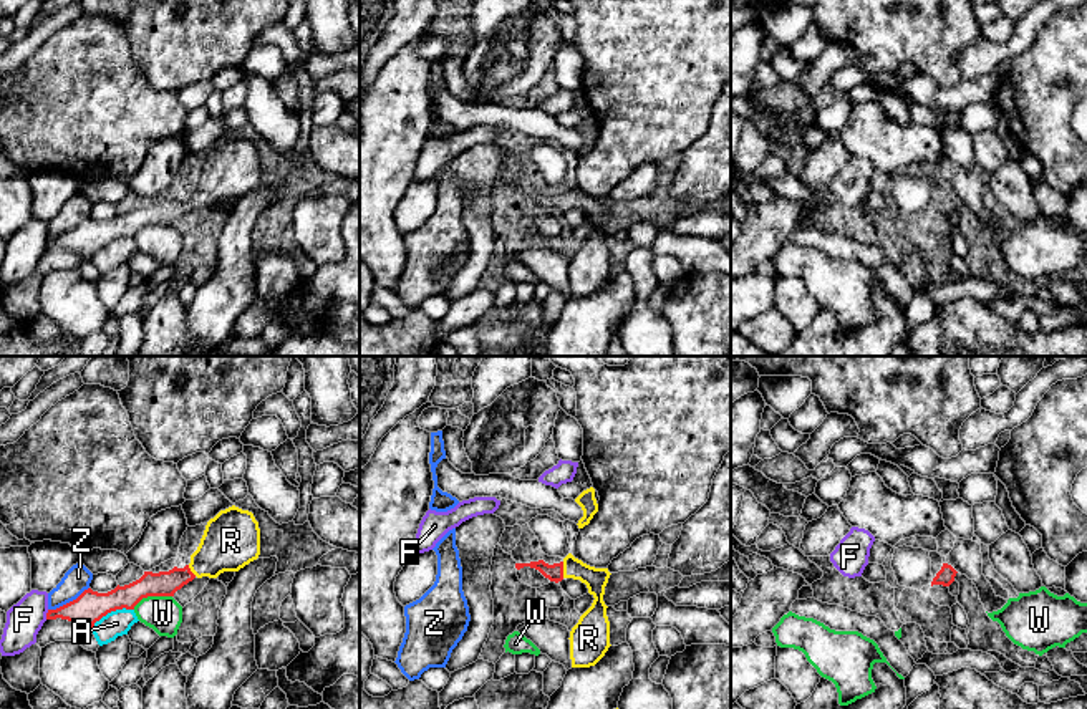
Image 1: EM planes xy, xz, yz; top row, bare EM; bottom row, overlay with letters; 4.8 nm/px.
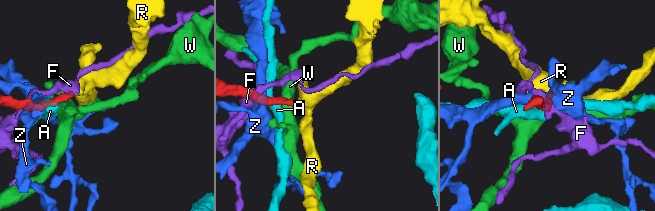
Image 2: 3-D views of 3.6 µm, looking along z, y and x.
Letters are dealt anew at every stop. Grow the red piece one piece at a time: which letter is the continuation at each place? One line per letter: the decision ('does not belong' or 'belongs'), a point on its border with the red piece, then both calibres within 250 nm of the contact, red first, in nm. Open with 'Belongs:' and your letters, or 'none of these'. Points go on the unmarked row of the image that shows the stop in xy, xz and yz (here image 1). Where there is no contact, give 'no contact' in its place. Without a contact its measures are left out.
Belongs: R
A: does not belong; meets red in xy at (110, 241); 160 nm thick on the red side, 130 nm on the other
F: does not belong; meets red in xy at (47, 244); 160 nm thick on the red side, 180 nm on the other
R: belongs; meets red in xz at (562, 199); 80 nm thick on the red side, 110 nm on the other
W: does not belong; meets red in xy at (151, 224); 130 nm thick on the red side, 180 nm on the other
Z: does not belong; meets red in xy at (70, 231); 160 nm thick on the red side, 120 nm on the other

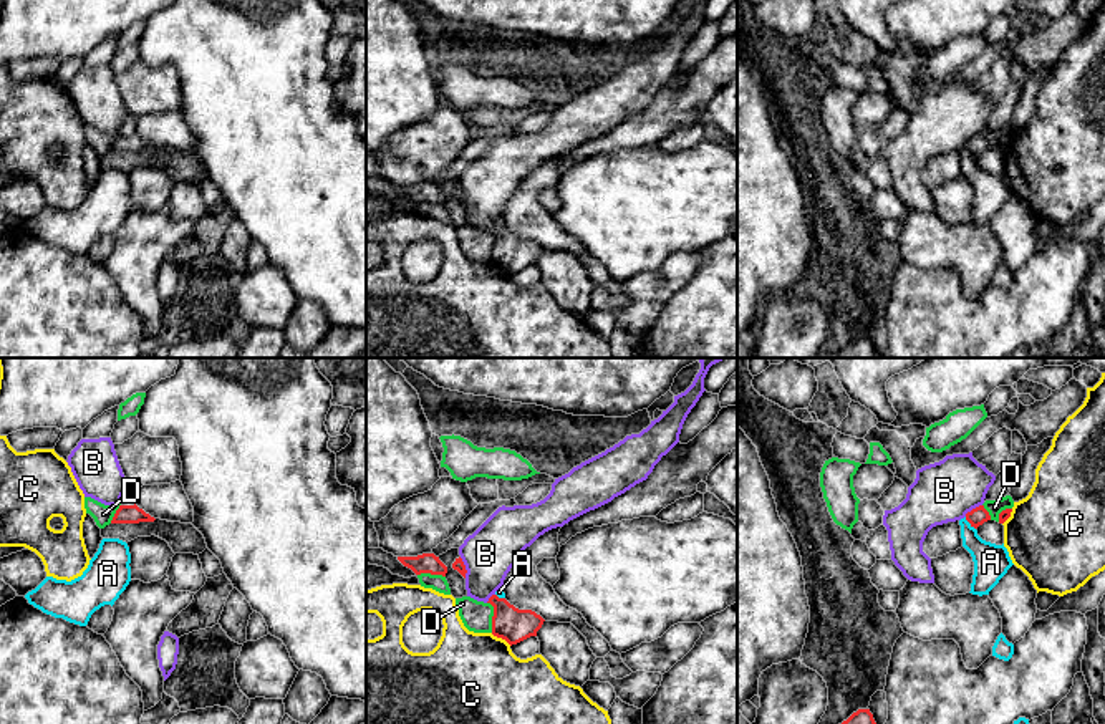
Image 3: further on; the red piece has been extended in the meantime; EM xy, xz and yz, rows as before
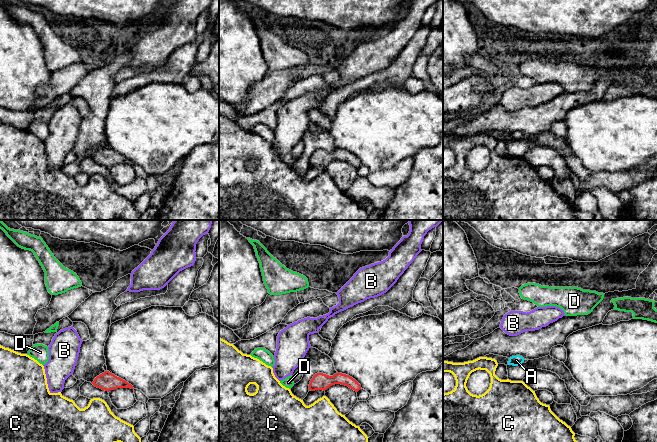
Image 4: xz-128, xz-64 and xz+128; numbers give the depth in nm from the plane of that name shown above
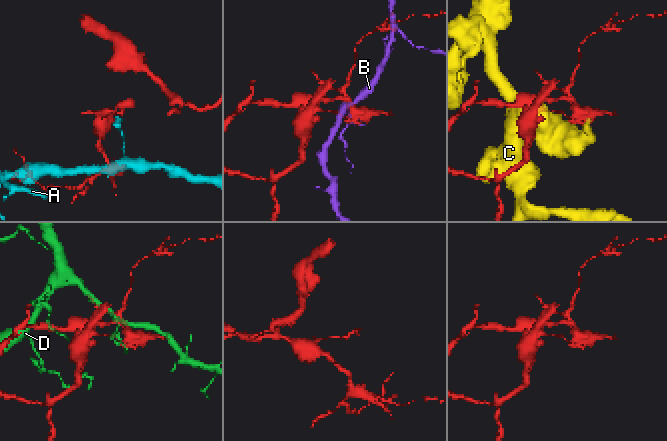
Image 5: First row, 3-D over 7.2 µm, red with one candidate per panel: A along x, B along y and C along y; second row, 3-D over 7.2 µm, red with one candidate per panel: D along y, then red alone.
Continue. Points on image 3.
Belongs: none of these
A: does not belong; meets red in yz at (969, 151); 90 nm thick on the red side, 180 nm on the other
B: does not belong; meets red in xz at (464, 196); 50 nm thick on the red side, 260 nm on the other
C: does not belong; meets red in xz at (501, 265); 170 nm thick on the red side, 460 nm on the other
D: does not belong; meets red in xz at (492, 246); 170 nm thick on the red side, 140 nm on the other

